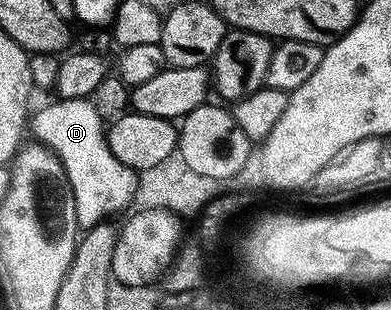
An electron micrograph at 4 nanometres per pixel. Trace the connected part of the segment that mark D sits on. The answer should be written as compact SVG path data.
M58 99L41 109L31 120L36 138L49 147L66 171L75 201L76 225L88 230L109 215L131 206L135 199L137 172L113 156L106 140L104 120L90 99Z

